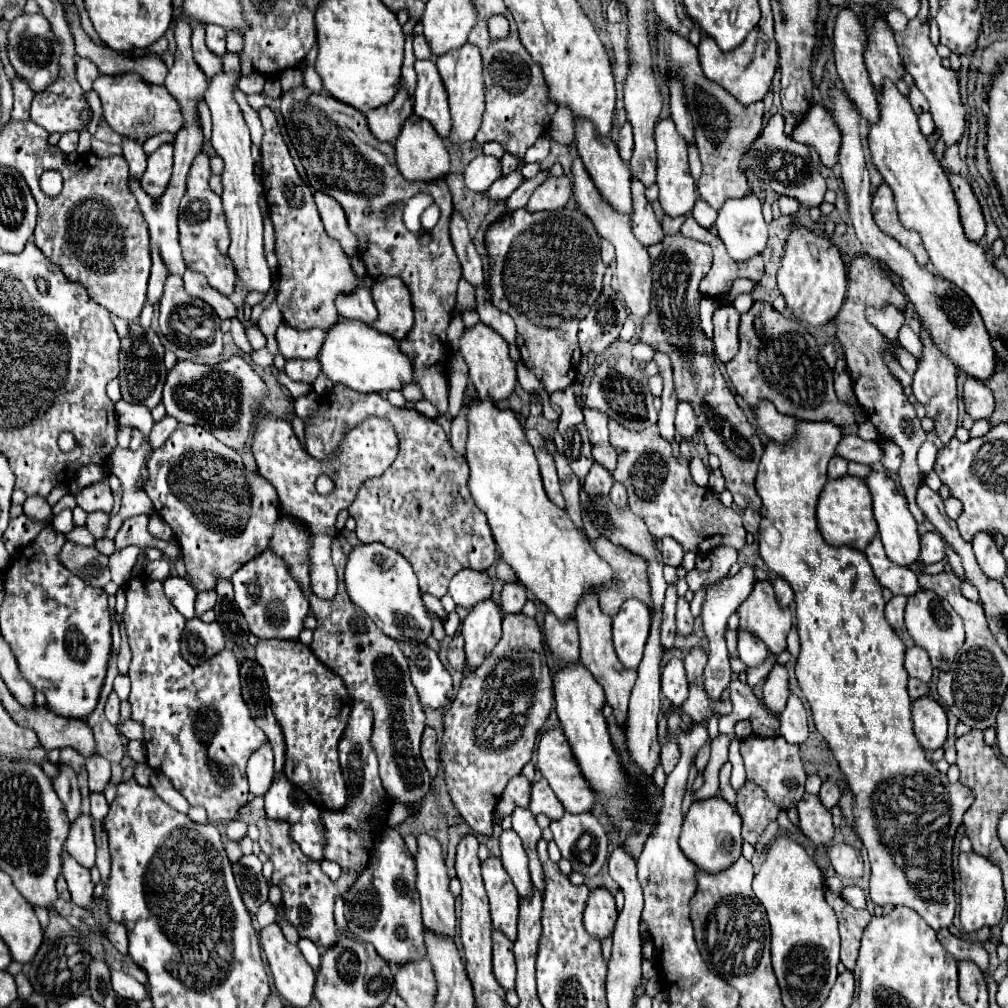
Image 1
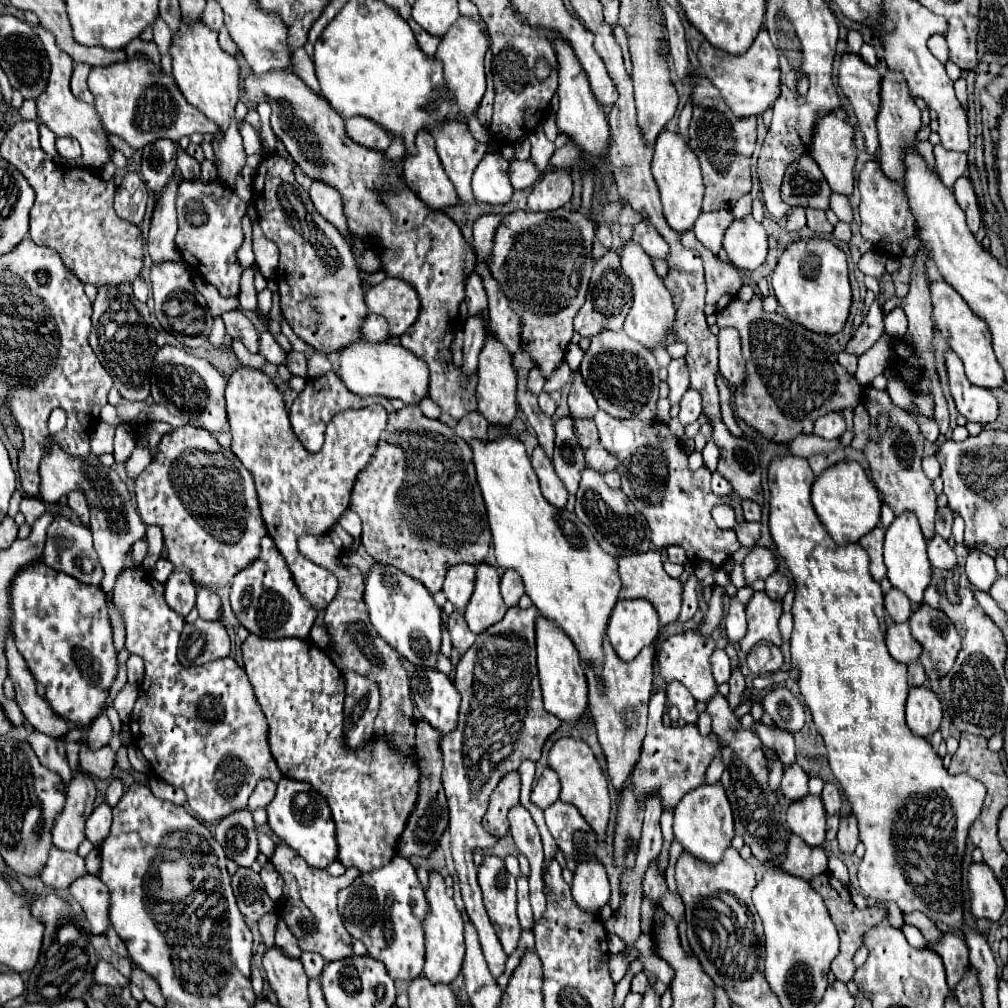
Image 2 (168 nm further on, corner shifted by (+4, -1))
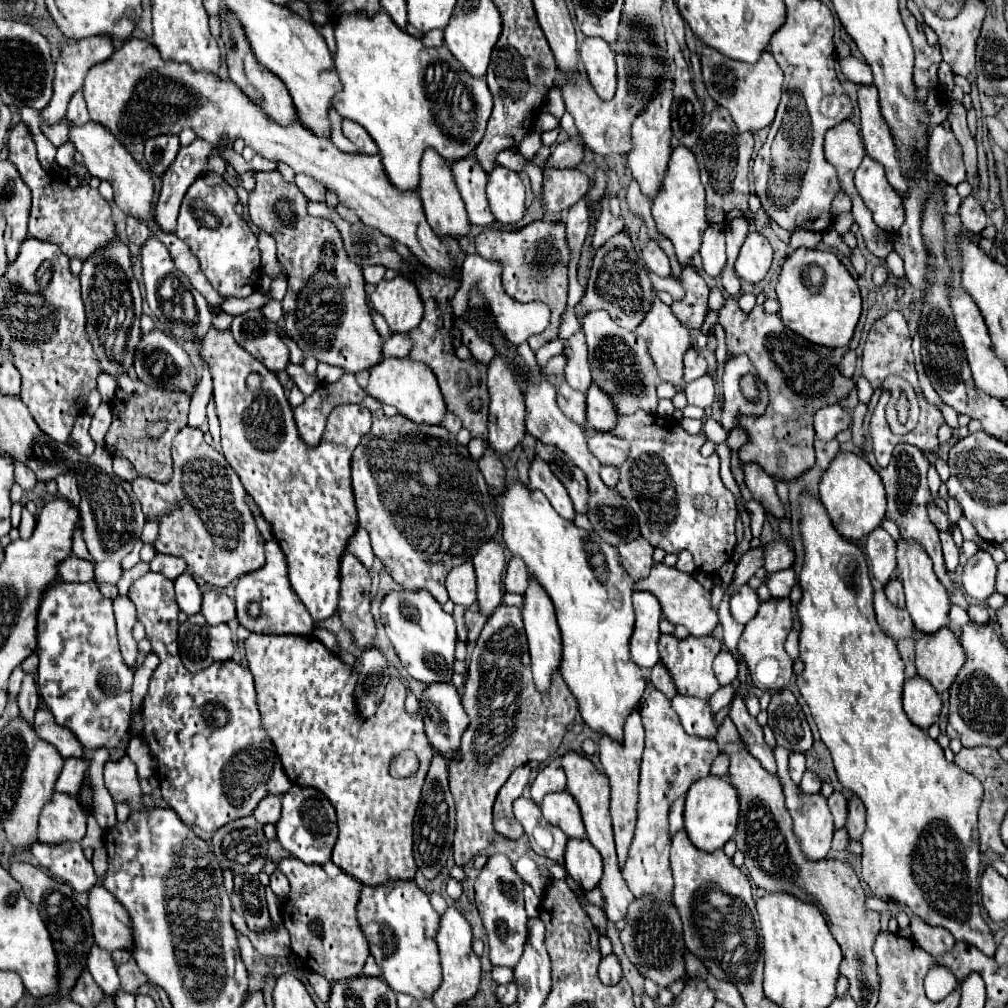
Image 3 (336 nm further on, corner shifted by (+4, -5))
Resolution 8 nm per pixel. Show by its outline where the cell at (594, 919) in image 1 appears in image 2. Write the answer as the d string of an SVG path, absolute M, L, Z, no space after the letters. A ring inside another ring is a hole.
M584 860L576 864L574 880L572 880L572 896L584 910L592 910L594 914L610 898L610 884L604 866L598 860Z

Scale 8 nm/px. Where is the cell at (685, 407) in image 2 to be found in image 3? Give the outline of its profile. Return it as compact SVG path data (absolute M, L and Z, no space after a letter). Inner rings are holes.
M702 376L696 382L688 384L684 388L684 394L686 394L690 406L698 406L698 408L706 410L714 402L714 380L710 376Z

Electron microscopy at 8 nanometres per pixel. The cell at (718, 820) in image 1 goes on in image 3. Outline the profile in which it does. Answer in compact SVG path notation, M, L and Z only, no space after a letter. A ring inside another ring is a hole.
M710 776L710 778L698 780L696 784L690 786L686 794L686 804L684 804L684 830L690 842L694 842L696 848L704 852L714 852L722 848L736 832L738 810L740 810L738 794L726 778Z

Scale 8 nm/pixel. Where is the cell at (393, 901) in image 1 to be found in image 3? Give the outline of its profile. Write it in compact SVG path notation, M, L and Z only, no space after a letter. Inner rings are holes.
M388 880L378 886L362 886L358 902L358 922L368 938L370 954L382 970L382 978L394 992L414 996L418 1002L440 984L440 960L436 950L436 930L440 916L430 906L428 894L414 880Z

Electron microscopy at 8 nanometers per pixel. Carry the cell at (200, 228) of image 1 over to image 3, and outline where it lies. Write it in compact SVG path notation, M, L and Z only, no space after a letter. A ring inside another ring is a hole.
M216 174L200 176L186 192L178 216L176 236L190 246L212 288L222 298L246 298L258 290L260 250L250 226L236 214L236 190Z

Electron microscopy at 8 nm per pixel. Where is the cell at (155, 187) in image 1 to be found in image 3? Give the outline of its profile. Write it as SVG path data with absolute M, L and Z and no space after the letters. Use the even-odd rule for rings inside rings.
M162 134L162 136L150 138L144 148L144 160L152 176L162 176L168 170L168 166L176 160L178 150L180 150L178 136Z

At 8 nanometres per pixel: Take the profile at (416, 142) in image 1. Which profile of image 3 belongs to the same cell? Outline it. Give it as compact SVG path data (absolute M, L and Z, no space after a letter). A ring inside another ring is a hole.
M428 148L424 154L422 154L422 162L420 162L420 184L418 184L418 196L422 200L422 206L424 206L424 212L426 212L426 218L428 218L428 224L432 226L432 230L438 234L438 236L464 236L468 234L468 216L466 216L466 210L464 210L464 202L460 198L460 192L456 190L456 182L452 178L452 172L450 172L450 166L444 158L440 158L440 154L432 148Z

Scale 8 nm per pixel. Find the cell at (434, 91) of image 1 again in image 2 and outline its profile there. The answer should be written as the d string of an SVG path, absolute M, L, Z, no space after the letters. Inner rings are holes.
M458 122L436 126L436 130L432 130L432 136L436 140L436 150L442 166L452 180L460 200L466 204L476 202L470 180L476 166L486 154L486 144L474 140L472 134L468 130L462 130L462 124Z

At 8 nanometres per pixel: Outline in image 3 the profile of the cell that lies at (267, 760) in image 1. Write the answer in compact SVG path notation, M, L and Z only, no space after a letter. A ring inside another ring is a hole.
M268 794L266 798L260 800L260 804L256 806L254 810L254 816L260 824L266 824L266 822L272 822L276 824L280 820L280 796L274 796L274 794Z

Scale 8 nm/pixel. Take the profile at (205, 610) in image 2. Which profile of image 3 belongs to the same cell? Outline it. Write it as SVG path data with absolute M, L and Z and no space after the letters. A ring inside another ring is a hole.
M208 590L204 592L202 600L202 616L206 618L208 624L222 624L230 622L236 616L234 602L220 590Z

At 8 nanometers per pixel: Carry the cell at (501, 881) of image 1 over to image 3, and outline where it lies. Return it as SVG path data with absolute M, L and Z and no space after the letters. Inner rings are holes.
M494 854L488 858L486 866L478 874L474 890L476 890L476 908L488 934L492 964L514 968L524 950L526 922L528 922L528 916L524 912L522 878L514 872L510 860L504 854Z

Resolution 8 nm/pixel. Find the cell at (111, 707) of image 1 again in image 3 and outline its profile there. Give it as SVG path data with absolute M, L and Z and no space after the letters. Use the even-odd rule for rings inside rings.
M84 756L84 758L68 758L64 762L64 768L62 768L62 774L56 782L56 792L66 792L66 794L72 794L76 796L80 792L80 786L84 786L84 778L90 770L90 764L92 764L92 758Z

